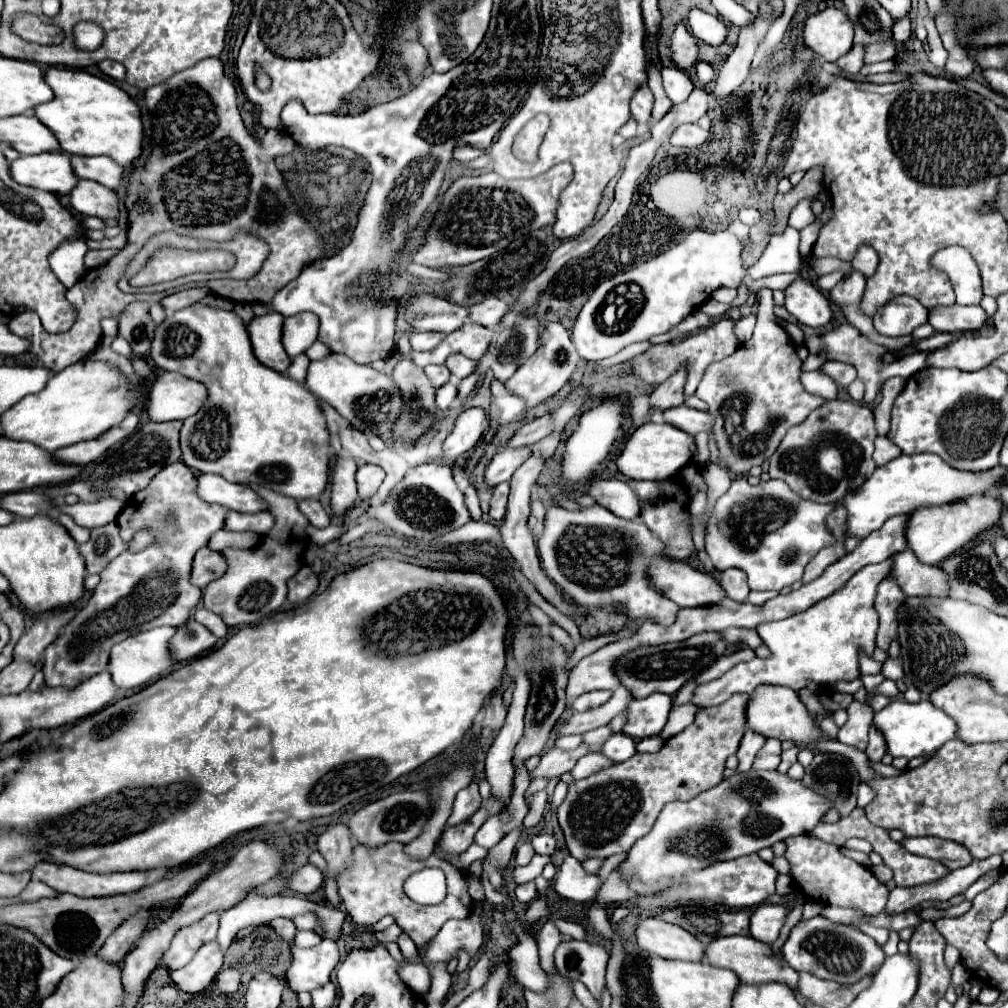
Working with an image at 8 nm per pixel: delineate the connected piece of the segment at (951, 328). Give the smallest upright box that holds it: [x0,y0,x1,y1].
[928,306,986,332]

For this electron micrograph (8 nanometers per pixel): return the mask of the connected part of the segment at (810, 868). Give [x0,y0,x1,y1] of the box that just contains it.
[784,834,888,916]

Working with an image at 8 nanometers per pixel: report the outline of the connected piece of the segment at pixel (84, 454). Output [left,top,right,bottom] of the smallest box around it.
[56,414,138,466]

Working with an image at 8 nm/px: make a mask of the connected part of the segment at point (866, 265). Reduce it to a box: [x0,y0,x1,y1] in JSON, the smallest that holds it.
[852,248,878,278]

